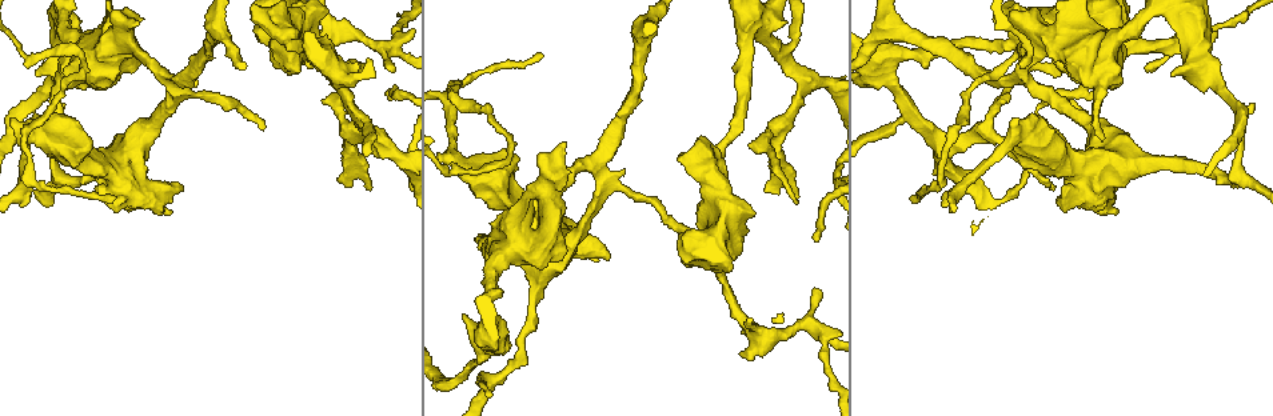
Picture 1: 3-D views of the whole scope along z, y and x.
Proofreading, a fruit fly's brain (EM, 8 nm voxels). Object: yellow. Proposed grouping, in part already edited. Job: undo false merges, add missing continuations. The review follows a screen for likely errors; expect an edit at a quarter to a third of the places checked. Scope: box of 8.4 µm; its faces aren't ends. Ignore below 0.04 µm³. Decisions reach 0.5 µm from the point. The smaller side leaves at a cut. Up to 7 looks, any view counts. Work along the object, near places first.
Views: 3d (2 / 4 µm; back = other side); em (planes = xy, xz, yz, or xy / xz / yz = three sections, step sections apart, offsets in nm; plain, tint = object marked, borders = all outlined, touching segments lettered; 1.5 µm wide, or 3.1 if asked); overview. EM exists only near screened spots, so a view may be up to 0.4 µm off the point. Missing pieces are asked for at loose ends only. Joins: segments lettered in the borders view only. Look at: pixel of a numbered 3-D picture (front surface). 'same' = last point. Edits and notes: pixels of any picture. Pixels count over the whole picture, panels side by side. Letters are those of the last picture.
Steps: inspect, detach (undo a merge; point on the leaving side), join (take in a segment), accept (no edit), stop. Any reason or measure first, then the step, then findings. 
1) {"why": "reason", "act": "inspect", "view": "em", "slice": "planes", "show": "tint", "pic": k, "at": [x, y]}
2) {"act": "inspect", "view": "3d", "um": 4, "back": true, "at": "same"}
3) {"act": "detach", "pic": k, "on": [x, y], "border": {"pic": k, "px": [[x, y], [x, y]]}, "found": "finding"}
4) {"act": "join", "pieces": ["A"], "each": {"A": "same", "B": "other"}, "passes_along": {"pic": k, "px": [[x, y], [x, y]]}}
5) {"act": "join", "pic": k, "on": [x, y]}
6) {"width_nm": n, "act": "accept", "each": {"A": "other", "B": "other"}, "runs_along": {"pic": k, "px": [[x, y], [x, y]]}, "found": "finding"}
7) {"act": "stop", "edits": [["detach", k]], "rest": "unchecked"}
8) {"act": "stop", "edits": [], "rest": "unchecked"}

{"act": "inspect", "view": "3d", "um": 4, "pic": 1, "at": [814, 239]}

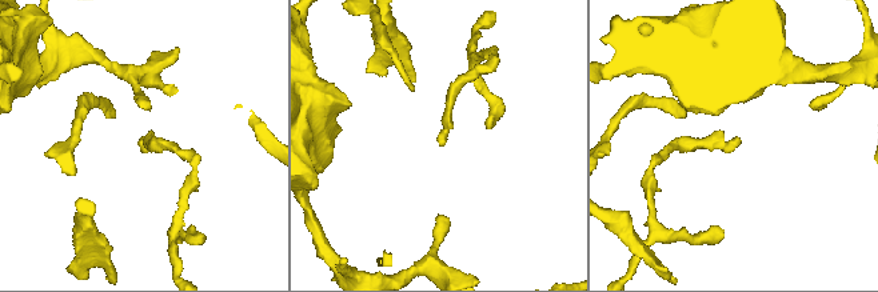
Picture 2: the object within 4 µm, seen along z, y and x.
{"act": "inspect", "view": "em", "slice": "yz", "step": 8, "show": "borders", "pic": 2, "at": [140, 137]}

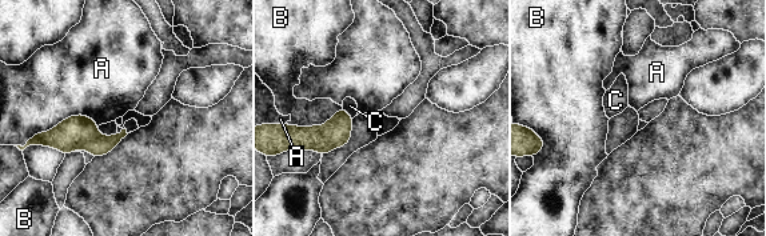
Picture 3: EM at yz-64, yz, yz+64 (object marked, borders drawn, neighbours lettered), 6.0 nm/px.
{"longest_contact_nm": ["A", 380], "act": "accept", "each": {"A": "other", "B": "other", "C": "other"}, "found": "no lettered segment goes on from it"}

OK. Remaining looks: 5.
{"why": "branch stops here", "act": "inspect", "view": "3d", "um": 4, "back": true, "pic": 1, "at": [681, 260]}

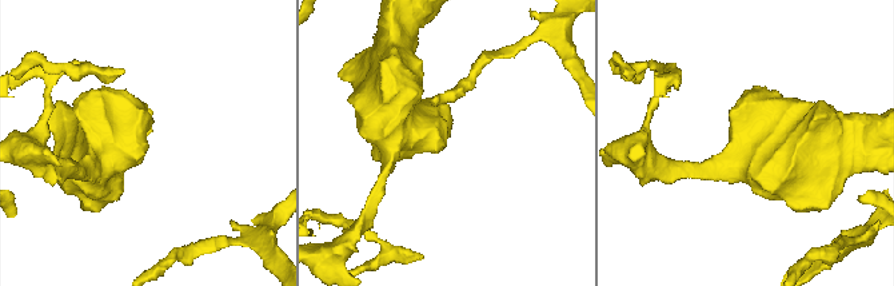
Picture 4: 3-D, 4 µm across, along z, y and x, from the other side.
{"act": "inspect", "view": "em", "slice": "yz", "step": 8, "show": "tint", "pic": 4, "at": [438, 146]}

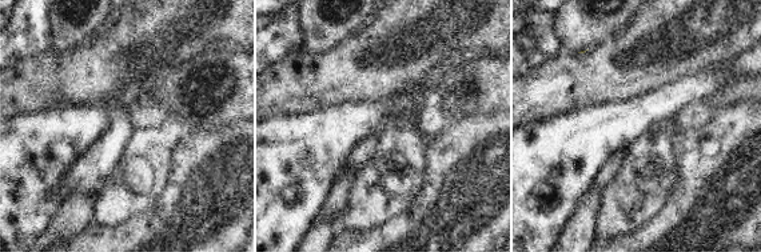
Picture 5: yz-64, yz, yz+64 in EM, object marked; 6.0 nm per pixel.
{"act": "inspect", "view": "em", "slice": "planes", "show": "borders", "at": "same"}

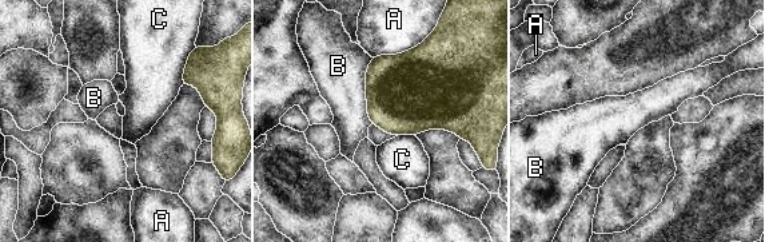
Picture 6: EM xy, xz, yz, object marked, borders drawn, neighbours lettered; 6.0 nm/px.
{"act": "accept", "each": {"A": "other", "B": "other", "C": "other"}, "border": {"pic": 6, "px": [[195, 46], [190, 54], [180, 86]]}, "found": "no lettered segment goes on from it"}

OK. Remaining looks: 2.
{"act": "stop", "edits": [], "rest": "unchecked"}

